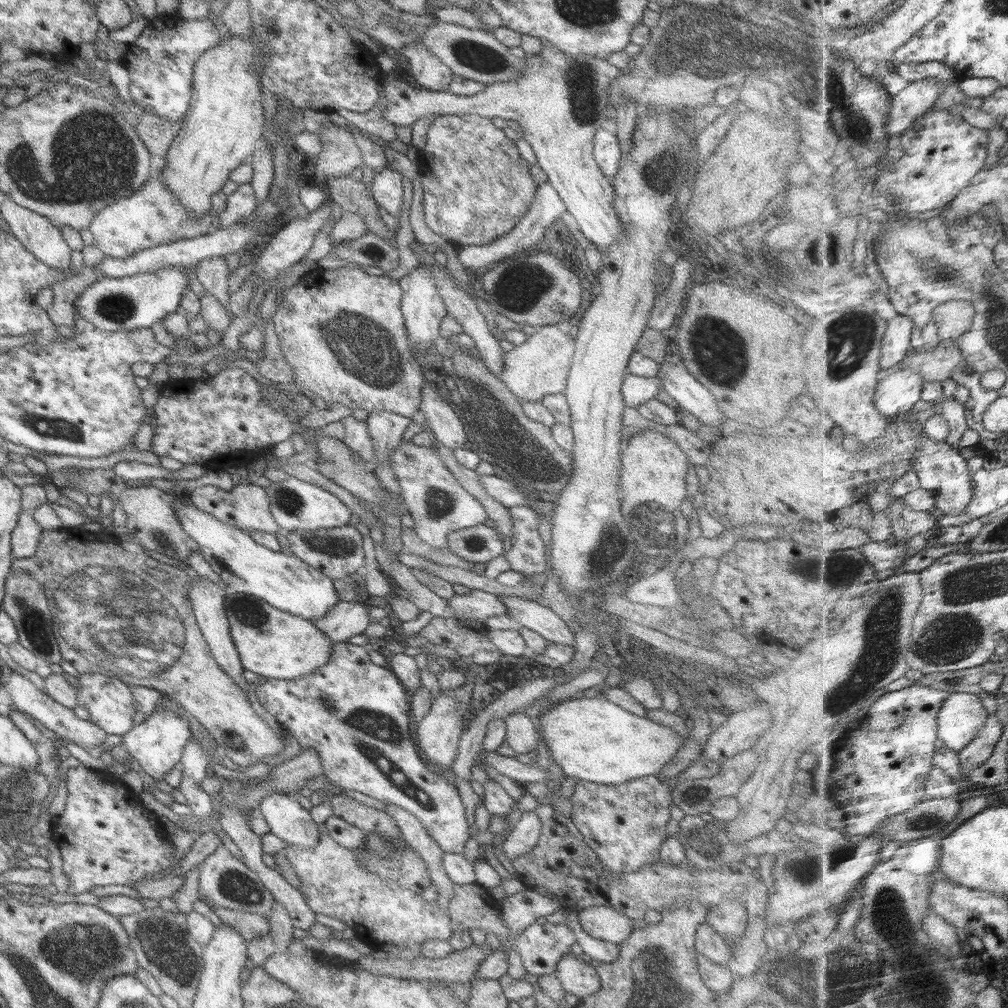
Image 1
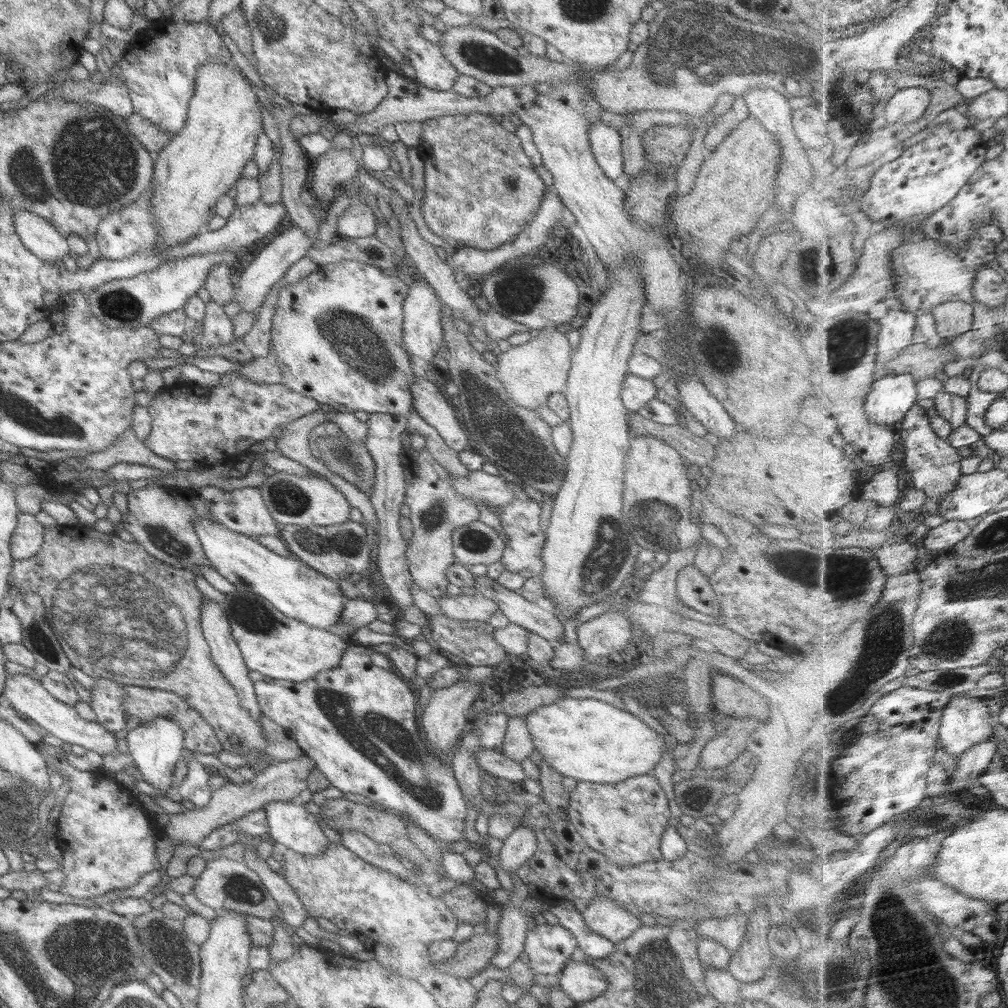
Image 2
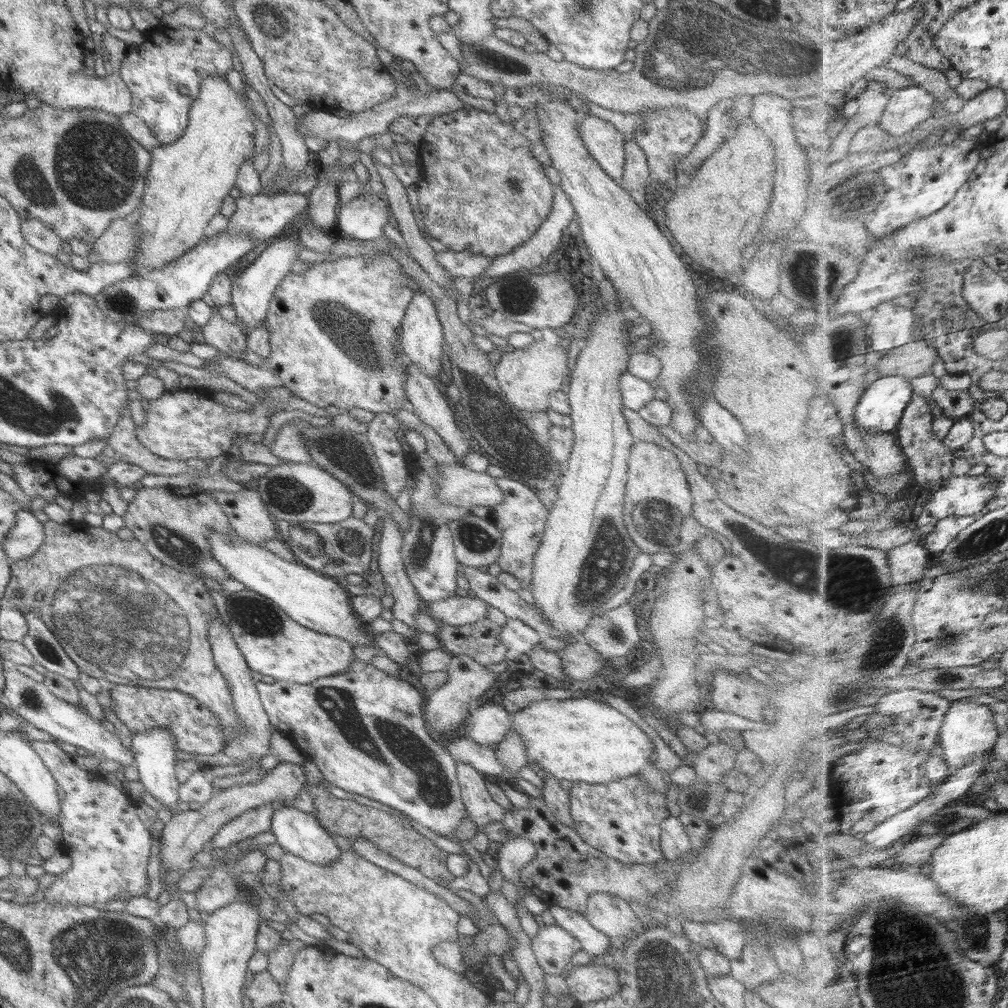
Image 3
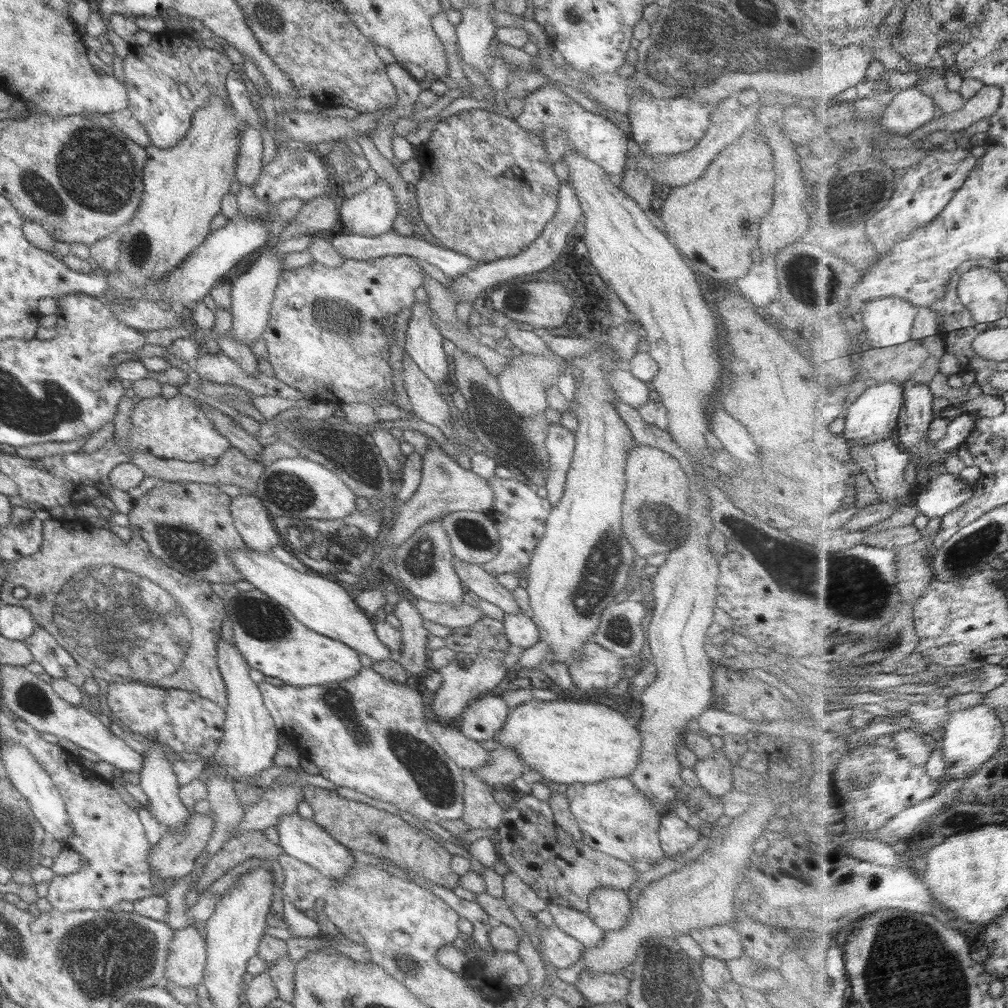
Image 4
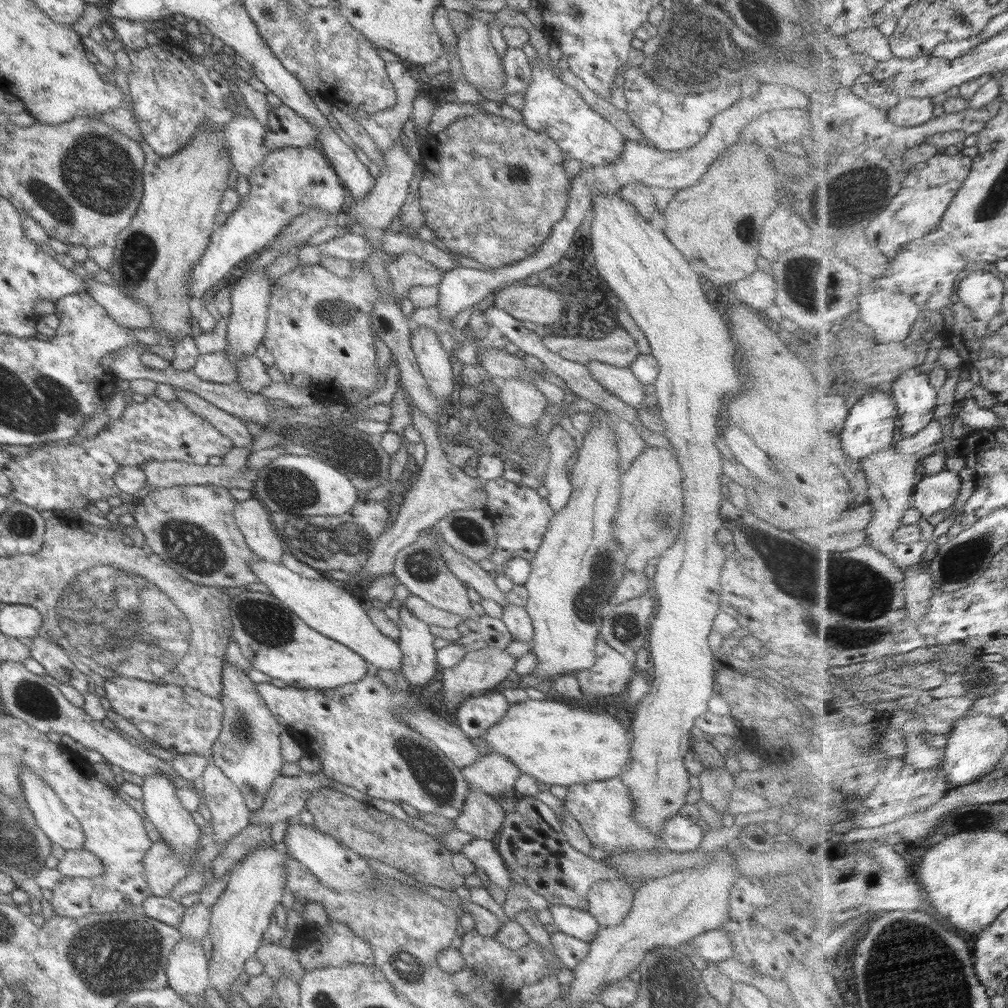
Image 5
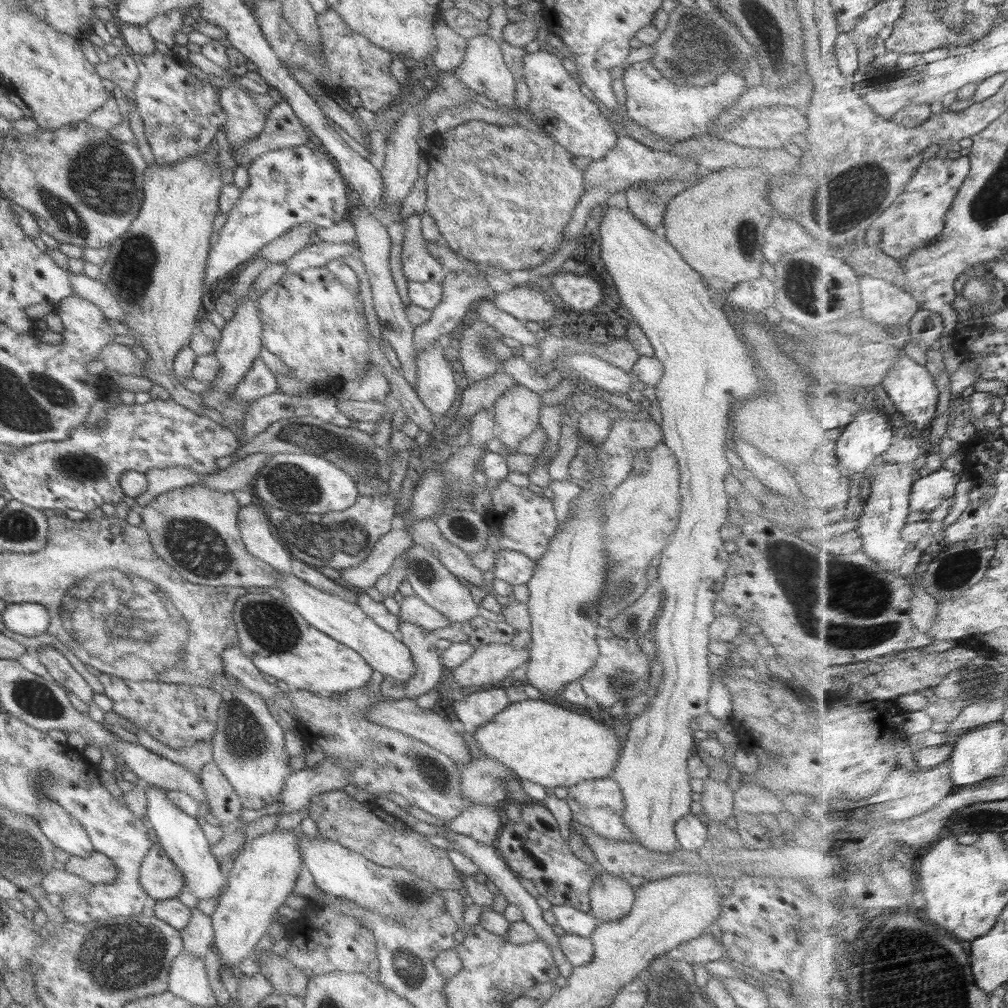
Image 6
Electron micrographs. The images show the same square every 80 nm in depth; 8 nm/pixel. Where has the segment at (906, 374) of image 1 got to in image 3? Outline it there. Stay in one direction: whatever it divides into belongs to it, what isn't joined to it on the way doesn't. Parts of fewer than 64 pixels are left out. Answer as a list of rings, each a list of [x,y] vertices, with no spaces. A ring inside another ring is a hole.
[[[886,376],[869,384],[856,406],[856,423],[867,432],[894,432],[906,411],[914,386],[904,376]]]

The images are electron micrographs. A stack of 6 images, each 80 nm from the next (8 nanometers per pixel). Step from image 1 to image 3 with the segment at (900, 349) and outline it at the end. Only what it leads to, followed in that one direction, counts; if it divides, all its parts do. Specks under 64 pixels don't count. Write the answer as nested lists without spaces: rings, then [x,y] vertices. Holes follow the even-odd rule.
[[[889,301],[881,303],[866,317],[867,323],[872,326],[870,346],[882,356],[914,340],[913,324],[919,316],[915,316],[913,310]]]

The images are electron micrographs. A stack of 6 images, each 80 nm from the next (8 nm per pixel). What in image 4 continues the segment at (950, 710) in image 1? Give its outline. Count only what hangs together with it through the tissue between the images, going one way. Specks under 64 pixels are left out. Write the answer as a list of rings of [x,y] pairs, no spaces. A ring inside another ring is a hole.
[[[983,704],[952,713],[943,730],[944,737],[941,741],[944,744],[942,749],[945,753],[948,780],[959,780],[977,773],[995,756],[996,752],[1002,749],[1003,737],[1005,737],[1003,722],[999,720],[994,710]]]

